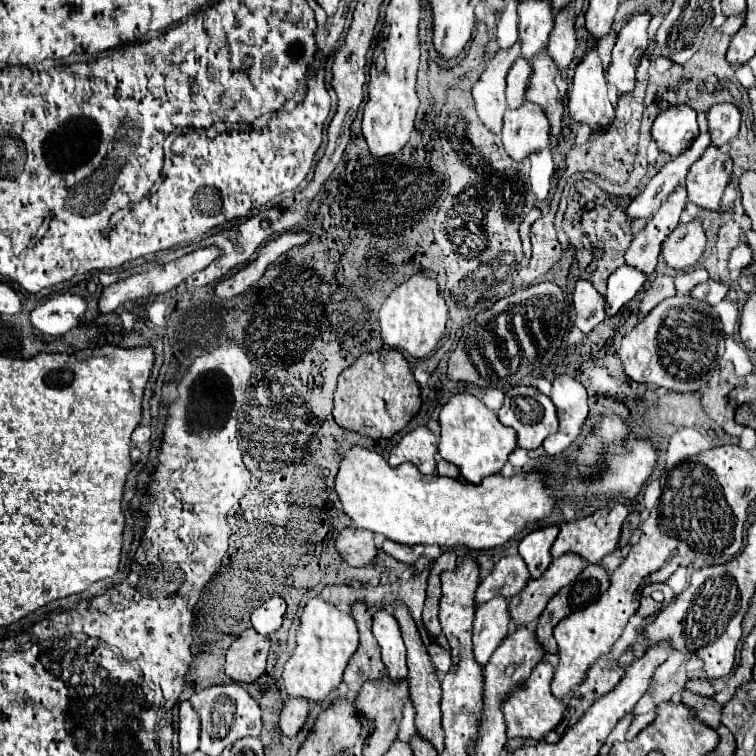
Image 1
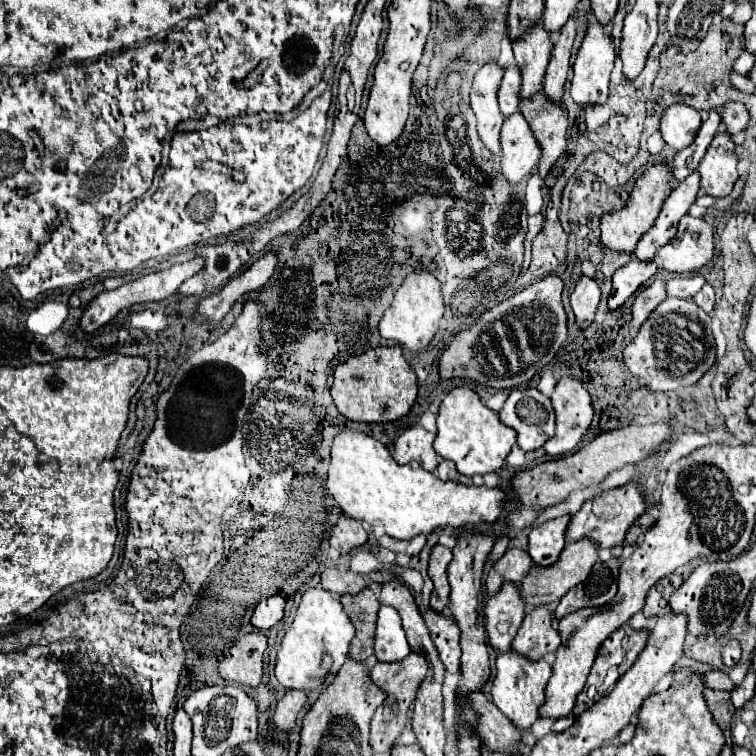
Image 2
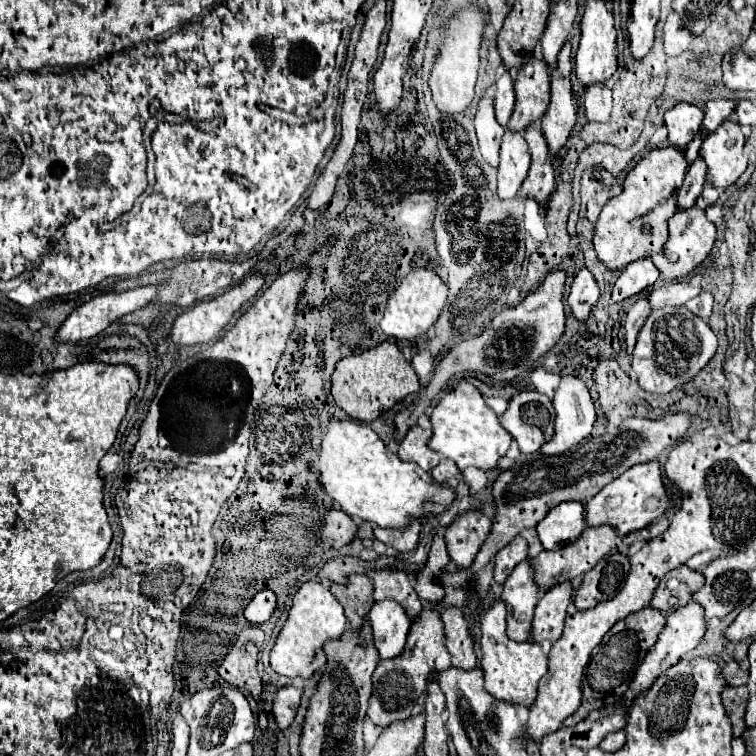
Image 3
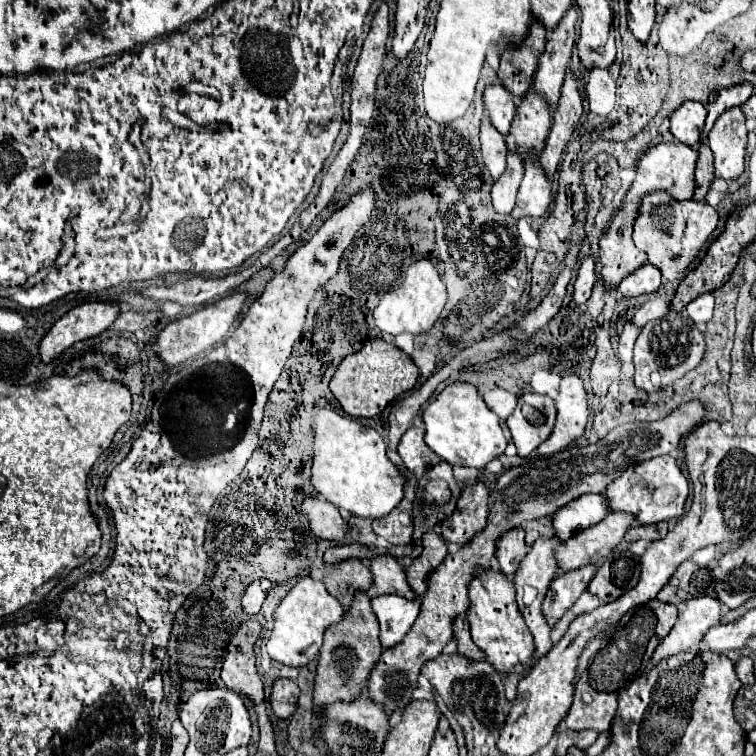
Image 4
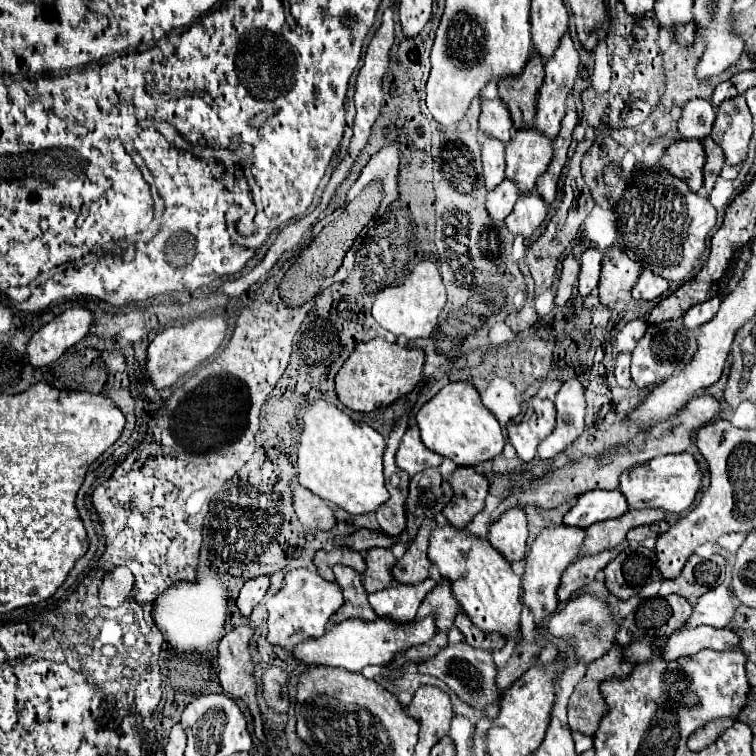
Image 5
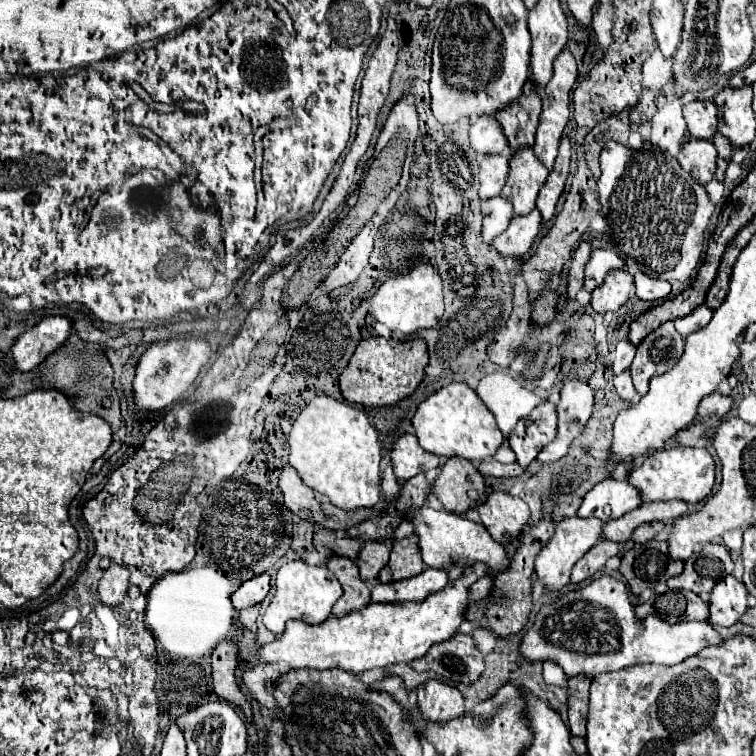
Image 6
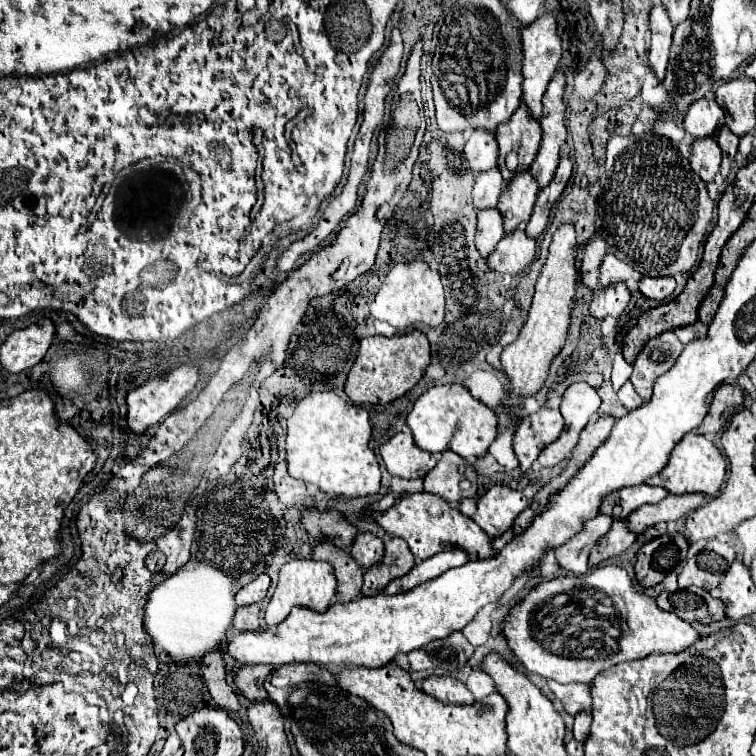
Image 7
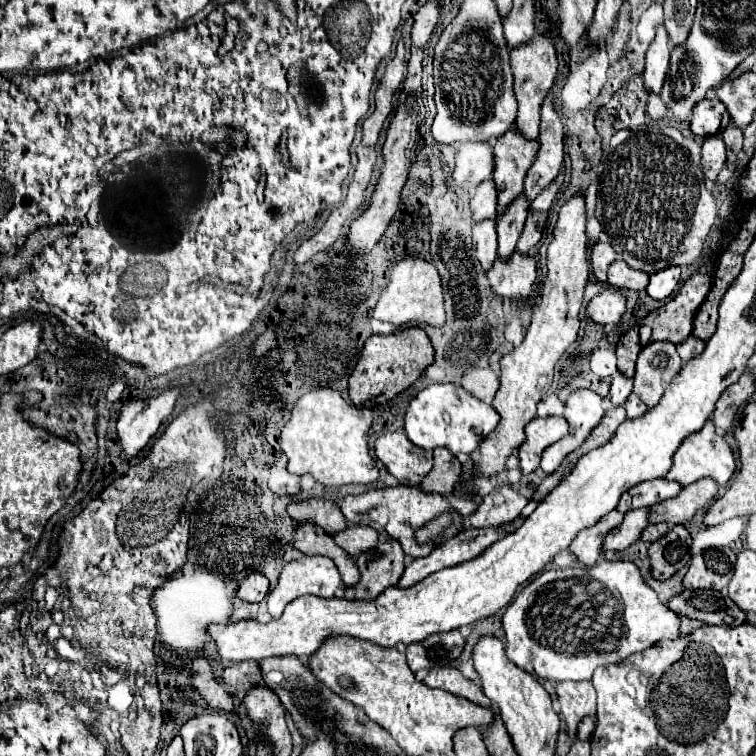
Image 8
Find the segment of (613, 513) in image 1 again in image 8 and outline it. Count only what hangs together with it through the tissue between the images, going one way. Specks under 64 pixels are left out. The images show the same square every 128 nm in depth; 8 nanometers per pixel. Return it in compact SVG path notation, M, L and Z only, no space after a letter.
M708 420L708 424L704 424L700 432L694 432L692 436L688 436L688 440L684 440L684 444L680 444L674 456L674 464L670 472L666 474L666 480L674 480L684 488L700 478L712 478L716 480L718 486L724 486L730 480L730 476L734 474L734 468L736 468L736 460L734 460L730 446L724 442L722 436L716 434L714 424Z

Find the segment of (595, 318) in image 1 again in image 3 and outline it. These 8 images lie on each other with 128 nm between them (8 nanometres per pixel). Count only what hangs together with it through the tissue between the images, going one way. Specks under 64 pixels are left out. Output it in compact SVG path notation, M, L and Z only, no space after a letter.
M582 268L572 282L570 296L568 296L568 304L570 304L572 314L576 316L576 320L586 322L592 308L596 306L598 298L600 298L600 290L598 290L598 284L596 284L594 276L586 268Z

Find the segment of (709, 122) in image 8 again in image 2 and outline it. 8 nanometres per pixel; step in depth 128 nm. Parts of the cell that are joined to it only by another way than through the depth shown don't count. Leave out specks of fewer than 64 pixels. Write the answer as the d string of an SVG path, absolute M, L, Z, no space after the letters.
M672 104L660 118L660 134L674 150L684 150L696 138L702 120L698 110L686 104Z

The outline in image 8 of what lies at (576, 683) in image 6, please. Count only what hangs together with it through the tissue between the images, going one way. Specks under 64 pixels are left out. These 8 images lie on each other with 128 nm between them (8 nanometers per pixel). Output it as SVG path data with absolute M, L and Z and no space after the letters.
M584 716L584 720L580 720L578 730L576 730L576 738L578 740L590 740L594 732L594 716Z

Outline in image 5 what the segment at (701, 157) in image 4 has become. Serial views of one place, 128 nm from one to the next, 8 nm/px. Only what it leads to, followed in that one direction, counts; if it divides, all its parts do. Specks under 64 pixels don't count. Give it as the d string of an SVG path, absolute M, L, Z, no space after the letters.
M704 138L702 140L704 150L706 150L706 162L704 162L704 190L710 192L714 188L714 182L722 170L724 164L724 154L720 152L720 148L716 148L716 144L712 144L712 138Z

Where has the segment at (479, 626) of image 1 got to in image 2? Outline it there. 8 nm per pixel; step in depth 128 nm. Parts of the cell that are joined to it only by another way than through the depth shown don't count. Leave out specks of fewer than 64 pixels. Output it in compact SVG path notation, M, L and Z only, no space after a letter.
M504 584L496 596L484 604L488 646L498 656L508 652L512 636L516 636L524 620L524 602L518 598L518 588L514 584Z

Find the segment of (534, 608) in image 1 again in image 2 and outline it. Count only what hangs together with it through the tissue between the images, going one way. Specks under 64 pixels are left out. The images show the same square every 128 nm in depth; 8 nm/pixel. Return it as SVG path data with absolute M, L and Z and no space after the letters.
M578 540L578 542L568 542L558 558L556 564L548 568L536 568L532 566L532 572L524 578L524 584L520 588L520 598L524 600L526 606L536 608L544 604L556 604L570 588L580 584L592 570L592 566L598 562L598 552L592 548L592 540Z

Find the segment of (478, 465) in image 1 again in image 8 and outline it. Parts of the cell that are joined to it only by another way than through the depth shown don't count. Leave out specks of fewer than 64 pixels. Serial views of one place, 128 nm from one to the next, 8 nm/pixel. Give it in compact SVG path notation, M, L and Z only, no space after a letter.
M430 384L424 388L412 402L406 412L404 428L406 436L412 444L434 450L434 448L448 448L452 454L472 454L478 444L496 428L498 412L476 400L458 384Z

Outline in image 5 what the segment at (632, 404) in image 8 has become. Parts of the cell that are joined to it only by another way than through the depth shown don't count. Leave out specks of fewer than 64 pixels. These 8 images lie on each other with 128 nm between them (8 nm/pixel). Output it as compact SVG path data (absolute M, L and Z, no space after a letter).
M620 352L616 356L616 380L620 386L630 388L632 386L632 378L630 378L630 352Z

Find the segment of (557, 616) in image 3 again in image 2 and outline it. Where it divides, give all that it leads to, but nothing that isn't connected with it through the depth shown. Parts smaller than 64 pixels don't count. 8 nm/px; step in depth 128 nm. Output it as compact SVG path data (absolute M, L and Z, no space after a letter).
M540 606L526 614L520 630L512 640L512 652L526 656L528 660L536 662L544 658L548 652L556 652L560 646L560 636L556 630L552 608Z

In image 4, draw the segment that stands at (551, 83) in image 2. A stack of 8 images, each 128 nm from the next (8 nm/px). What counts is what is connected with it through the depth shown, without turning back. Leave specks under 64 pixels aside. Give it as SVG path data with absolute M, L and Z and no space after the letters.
M568 68L564 84L562 84L558 106L552 112L552 126L546 136L544 152L540 154L540 166L546 170L548 178L552 178L556 174L560 156L562 156L580 116L582 116L582 98L580 98L574 74Z

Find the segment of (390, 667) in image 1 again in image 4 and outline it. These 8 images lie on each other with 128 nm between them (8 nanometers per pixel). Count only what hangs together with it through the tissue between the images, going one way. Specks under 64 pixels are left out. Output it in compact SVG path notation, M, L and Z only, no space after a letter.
M376 596L372 598L372 608L380 622L380 642L384 648L394 648L402 642L406 632L412 628L420 602L404 600L400 596Z

